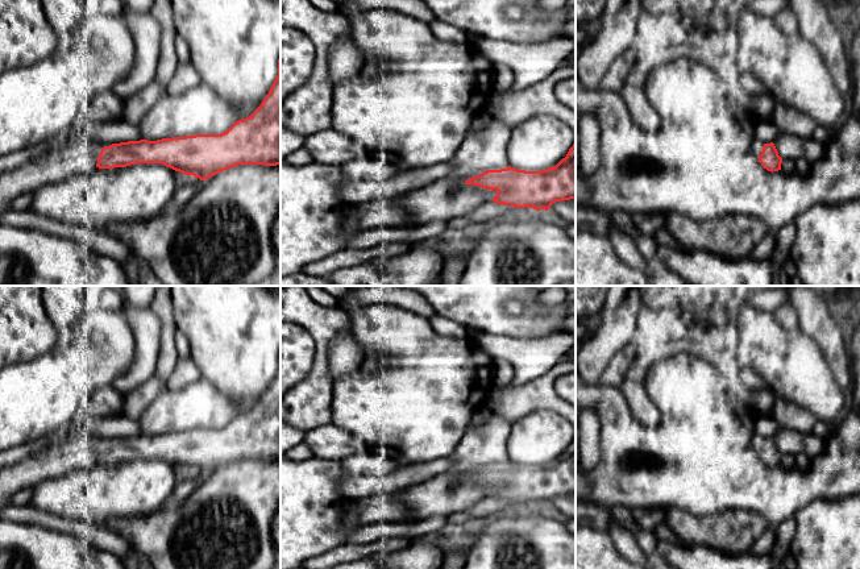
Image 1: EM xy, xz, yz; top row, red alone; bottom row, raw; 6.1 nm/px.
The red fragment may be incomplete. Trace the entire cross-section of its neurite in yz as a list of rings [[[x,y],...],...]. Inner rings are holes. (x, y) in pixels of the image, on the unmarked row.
[[[753,435],[752,445],[764,464],[772,468],[781,465],[782,453],[778,450],[773,437],[763,439],[761,436]]]

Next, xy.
[[[281,350],[278,370],[261,400],[249,412],[236,416],[224,428],[108,440],[84,428],[82,419],[78,419],[66,429],[59,427],[55,437],[43,449],[37,449],[28,458],[13,465],[0,468],[0,512],[11,506],[13,494],[25,487],[34,487],[43,479],[57,478],[76,469],[86,469],[96,462],[115,464],[136,458],[162,458],[200,475],[238,460],[281,460]]]

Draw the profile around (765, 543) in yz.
[[[768,527],[764,533],[757,539],[752,549],[752,555],[763,556],[772,552],[777,539],[777,531],[772,527]]]

